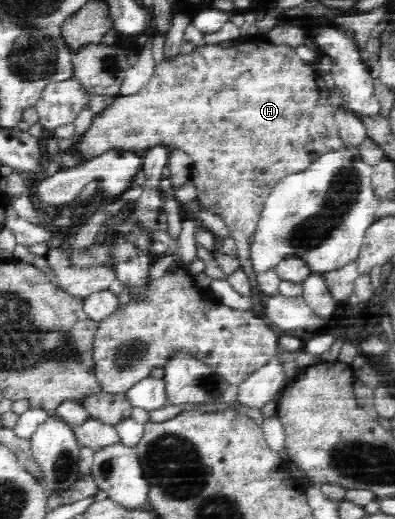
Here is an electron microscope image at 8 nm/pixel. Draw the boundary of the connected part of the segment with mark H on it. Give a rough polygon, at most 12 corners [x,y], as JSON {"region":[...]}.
{"region":[[247,38],[156,63],[73,144],[164,143],[249,258],[267,192],[344,149],[316,68]]}

